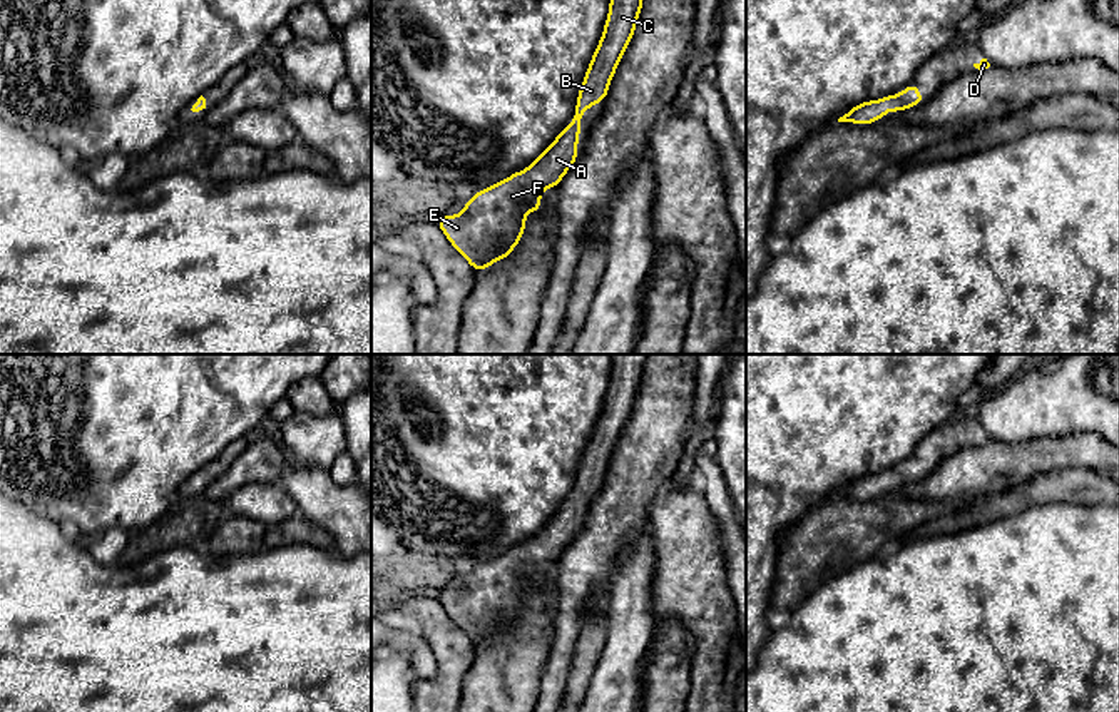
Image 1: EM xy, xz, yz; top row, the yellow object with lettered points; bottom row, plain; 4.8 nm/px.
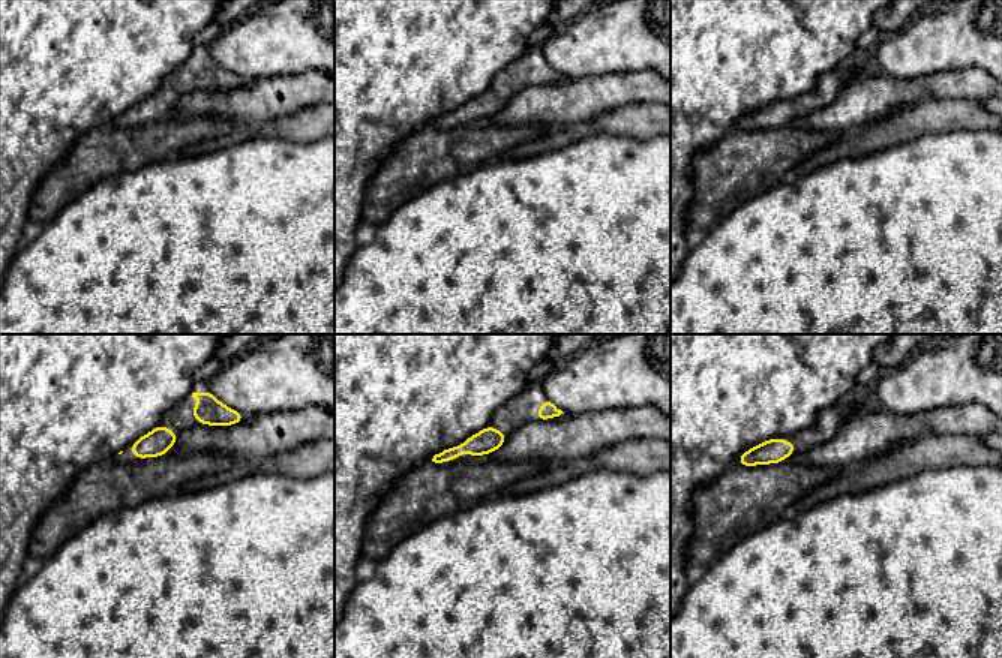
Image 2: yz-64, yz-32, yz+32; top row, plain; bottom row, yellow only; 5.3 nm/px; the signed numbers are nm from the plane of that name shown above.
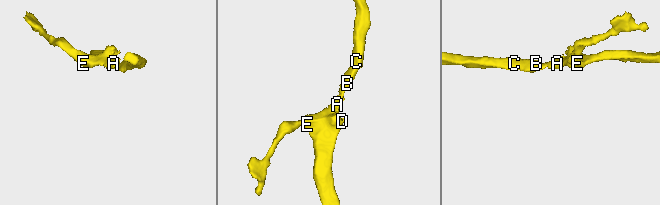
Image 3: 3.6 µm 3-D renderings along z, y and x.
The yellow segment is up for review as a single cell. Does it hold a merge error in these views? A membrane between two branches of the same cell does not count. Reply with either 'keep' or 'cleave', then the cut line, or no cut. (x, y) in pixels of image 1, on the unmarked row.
keep; no cut

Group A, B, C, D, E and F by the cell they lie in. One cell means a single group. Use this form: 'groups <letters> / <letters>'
groups A B C D E F

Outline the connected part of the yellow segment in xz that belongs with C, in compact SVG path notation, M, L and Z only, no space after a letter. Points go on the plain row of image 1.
M612 354L609 389L602 413L584 451L572 498L535 533L525 547L477 567L460 590L438 588L438 602L470 637L483 645L508 632L524 610L525 585L540 587L540 568L557 562L577 535L577 513L584 486L604 476L611 453L631 418L647 354Z

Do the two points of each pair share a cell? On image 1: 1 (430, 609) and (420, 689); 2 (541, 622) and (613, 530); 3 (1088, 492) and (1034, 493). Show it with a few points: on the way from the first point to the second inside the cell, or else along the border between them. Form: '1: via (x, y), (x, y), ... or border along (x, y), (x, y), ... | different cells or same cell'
1: via (439, 630), (445, 637), (445, 674), (442, 677) | same cell
2: border along (556, 574), (557, 609), (552, 639) | different cells
3: via (1074, 492), (1047, 492) | same cell

